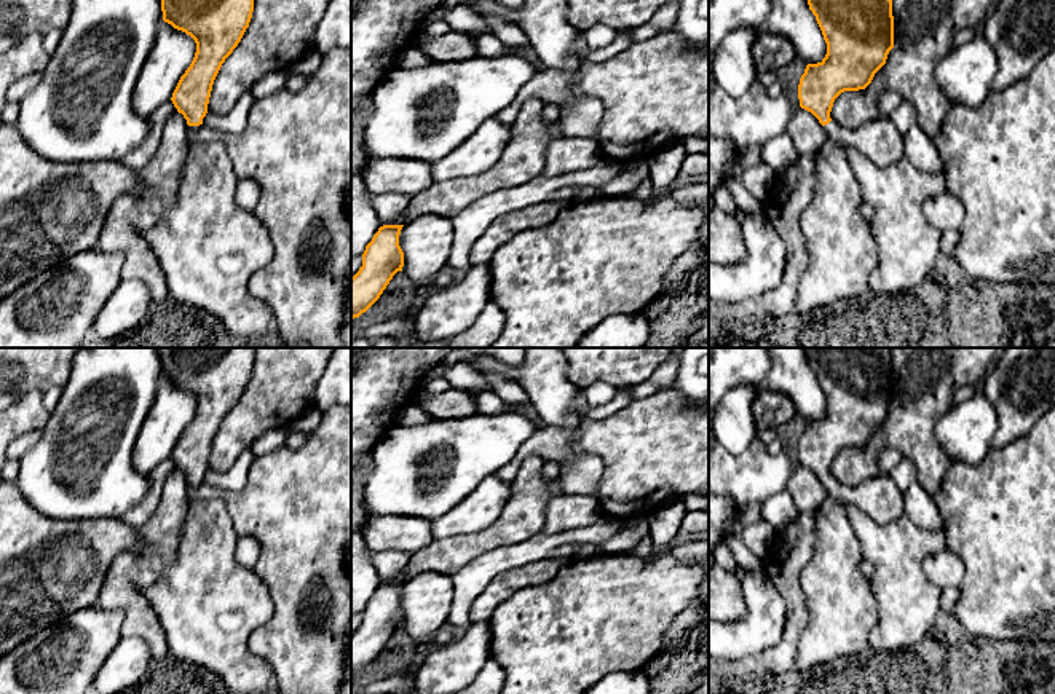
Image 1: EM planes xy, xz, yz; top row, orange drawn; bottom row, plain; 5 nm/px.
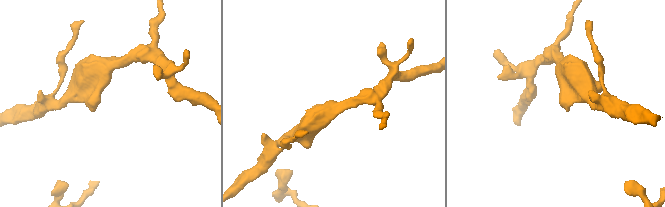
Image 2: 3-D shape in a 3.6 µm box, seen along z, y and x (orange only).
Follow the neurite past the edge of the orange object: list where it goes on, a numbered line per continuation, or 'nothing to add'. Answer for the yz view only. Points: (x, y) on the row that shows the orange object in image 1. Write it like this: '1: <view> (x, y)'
1: yz (841, 249)

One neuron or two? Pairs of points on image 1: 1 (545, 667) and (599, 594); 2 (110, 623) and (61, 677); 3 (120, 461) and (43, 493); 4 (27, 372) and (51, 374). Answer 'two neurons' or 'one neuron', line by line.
1: one neuron
2: one neuron
3: one neuron
4: one neuron

